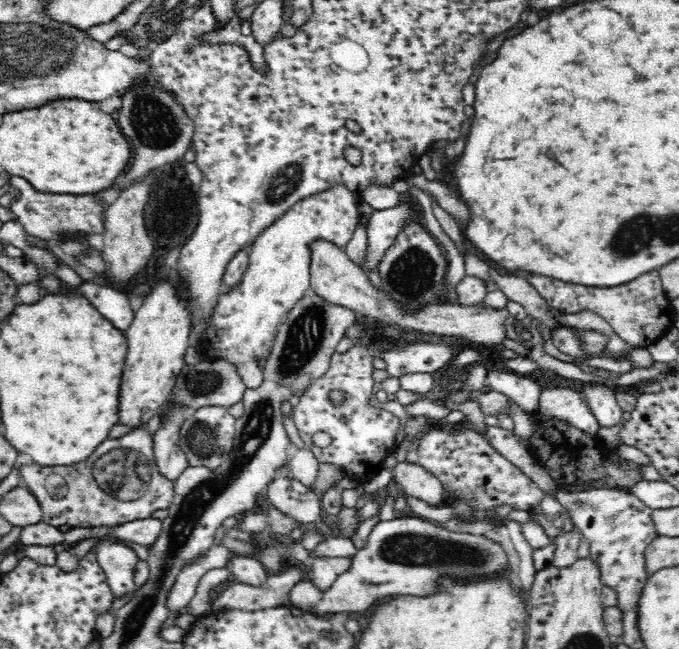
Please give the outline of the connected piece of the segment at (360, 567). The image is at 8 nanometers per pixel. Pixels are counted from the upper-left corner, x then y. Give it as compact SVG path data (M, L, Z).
M394 517L391 520L378 520L367 536L362 550L352 558L352 564L346 572L338 576L331 590L320 593L310 580L302 581L292 588L289 599L294 606L305 611L309 606L315 606L319 615L324 612L349 613L360 612L377 604L378 600L385 600L388 596L404 596L416 594L430 594L436 590L436 578L442 573L450 573L457 578L476 578L476 576L494 576L510 568L508 555L500 543L488 539L484 535L472 535L464 532L452 532L439 527L439 524L424 518Z

